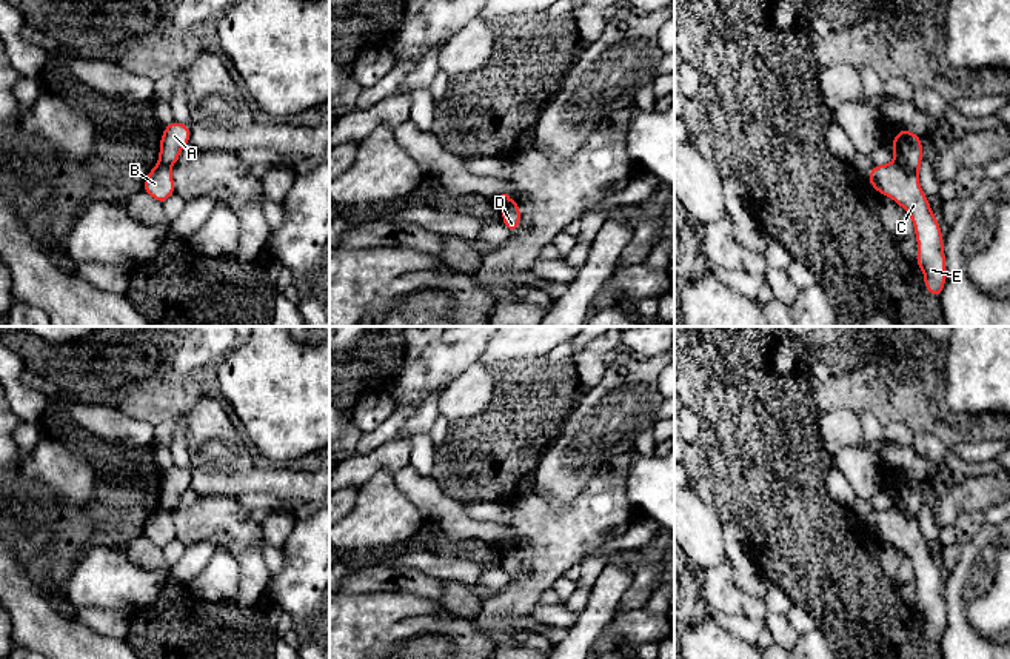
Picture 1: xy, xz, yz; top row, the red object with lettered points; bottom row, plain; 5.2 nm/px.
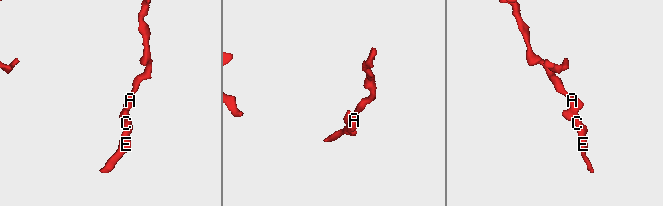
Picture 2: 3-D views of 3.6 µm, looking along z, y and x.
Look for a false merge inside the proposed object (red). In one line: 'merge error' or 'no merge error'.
merge error

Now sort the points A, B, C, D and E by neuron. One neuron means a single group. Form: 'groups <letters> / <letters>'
groups A D / B C E

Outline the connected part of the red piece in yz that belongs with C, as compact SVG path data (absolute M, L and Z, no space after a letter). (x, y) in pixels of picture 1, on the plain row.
M891 507L873 510L867 527L875 536L891 542L910 559L918 588L915 608L924 617L924 630L928 639L939 644L947 627L942 576L921 533L918 519Z

